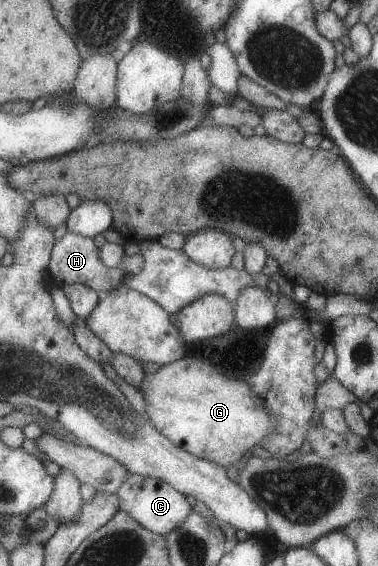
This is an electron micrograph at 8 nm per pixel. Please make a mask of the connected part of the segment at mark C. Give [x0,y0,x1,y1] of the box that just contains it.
[121,474,194,535]

